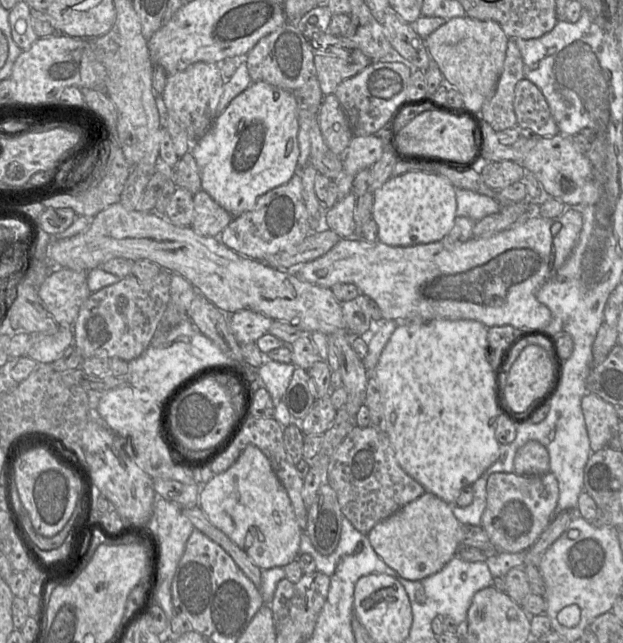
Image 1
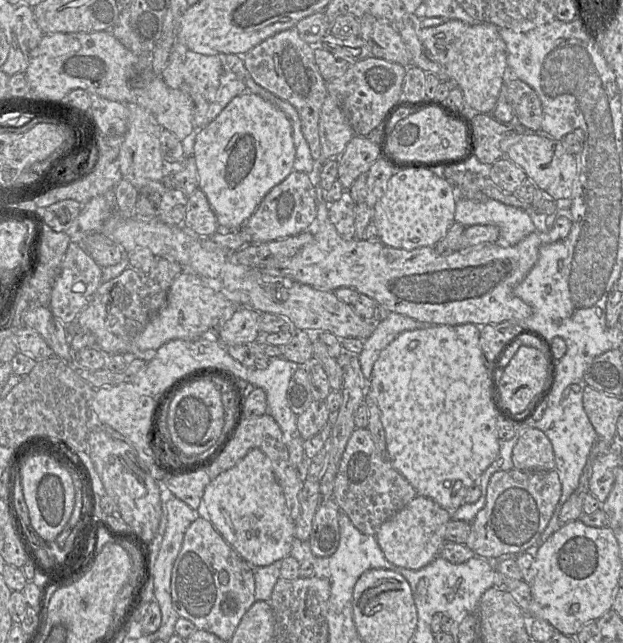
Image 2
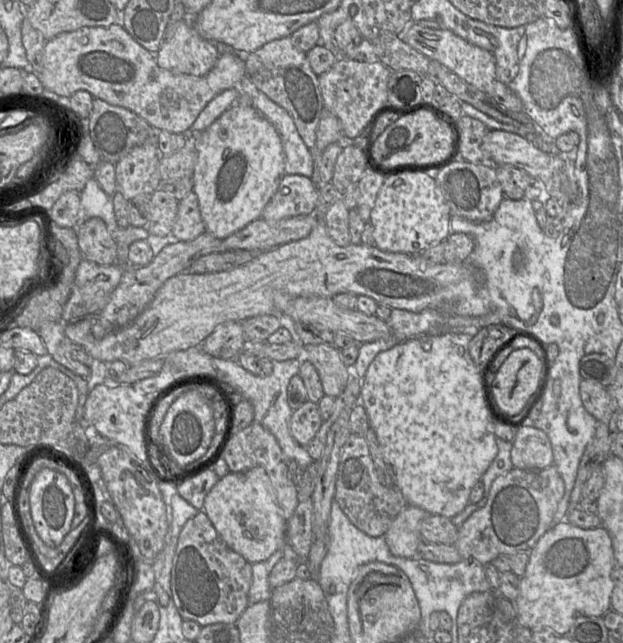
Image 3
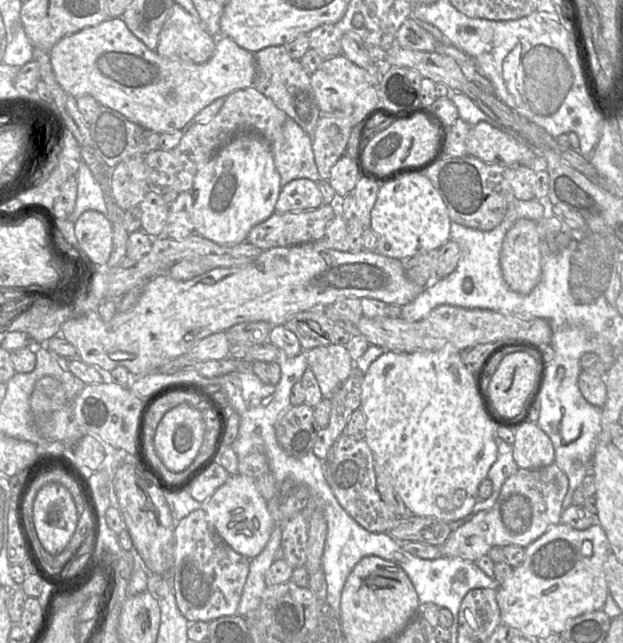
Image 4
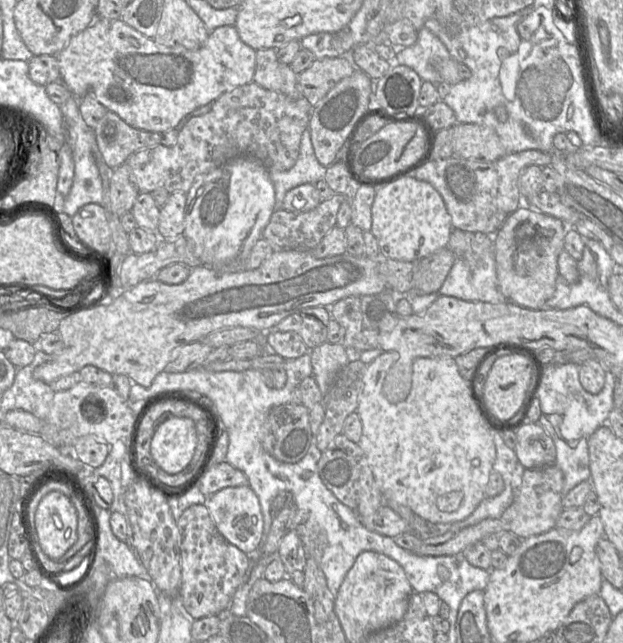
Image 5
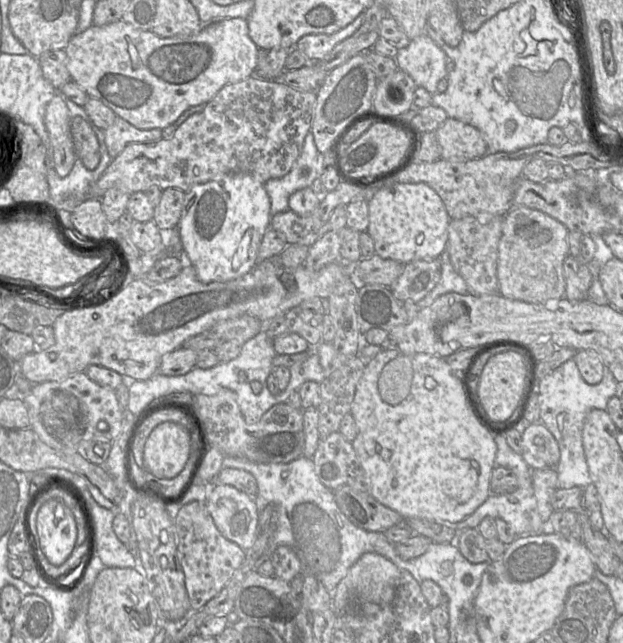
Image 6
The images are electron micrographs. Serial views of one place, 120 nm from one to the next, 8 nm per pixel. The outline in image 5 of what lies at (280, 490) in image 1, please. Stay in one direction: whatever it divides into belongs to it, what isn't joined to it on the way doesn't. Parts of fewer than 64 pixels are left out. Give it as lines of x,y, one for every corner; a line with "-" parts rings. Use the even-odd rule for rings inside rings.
249,485
226,487
205,500
213,522
219,533
232,545
246,553
252,565
261,557
260,541
264,520
259,499

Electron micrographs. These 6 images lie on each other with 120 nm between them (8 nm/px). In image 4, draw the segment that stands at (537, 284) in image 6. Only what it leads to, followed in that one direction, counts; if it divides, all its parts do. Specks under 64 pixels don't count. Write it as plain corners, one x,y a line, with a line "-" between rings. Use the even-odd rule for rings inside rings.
542,218
539,221
519,219
507,232
500,255
500,265
506,284
515,292
529,294
539,283
542,275
542,253
540,242
546,240
549,233
570,231
559,218

